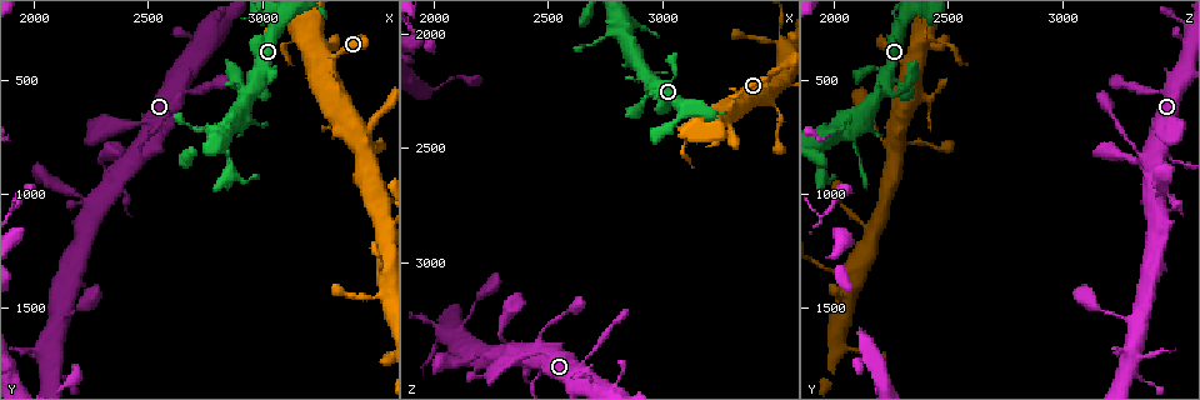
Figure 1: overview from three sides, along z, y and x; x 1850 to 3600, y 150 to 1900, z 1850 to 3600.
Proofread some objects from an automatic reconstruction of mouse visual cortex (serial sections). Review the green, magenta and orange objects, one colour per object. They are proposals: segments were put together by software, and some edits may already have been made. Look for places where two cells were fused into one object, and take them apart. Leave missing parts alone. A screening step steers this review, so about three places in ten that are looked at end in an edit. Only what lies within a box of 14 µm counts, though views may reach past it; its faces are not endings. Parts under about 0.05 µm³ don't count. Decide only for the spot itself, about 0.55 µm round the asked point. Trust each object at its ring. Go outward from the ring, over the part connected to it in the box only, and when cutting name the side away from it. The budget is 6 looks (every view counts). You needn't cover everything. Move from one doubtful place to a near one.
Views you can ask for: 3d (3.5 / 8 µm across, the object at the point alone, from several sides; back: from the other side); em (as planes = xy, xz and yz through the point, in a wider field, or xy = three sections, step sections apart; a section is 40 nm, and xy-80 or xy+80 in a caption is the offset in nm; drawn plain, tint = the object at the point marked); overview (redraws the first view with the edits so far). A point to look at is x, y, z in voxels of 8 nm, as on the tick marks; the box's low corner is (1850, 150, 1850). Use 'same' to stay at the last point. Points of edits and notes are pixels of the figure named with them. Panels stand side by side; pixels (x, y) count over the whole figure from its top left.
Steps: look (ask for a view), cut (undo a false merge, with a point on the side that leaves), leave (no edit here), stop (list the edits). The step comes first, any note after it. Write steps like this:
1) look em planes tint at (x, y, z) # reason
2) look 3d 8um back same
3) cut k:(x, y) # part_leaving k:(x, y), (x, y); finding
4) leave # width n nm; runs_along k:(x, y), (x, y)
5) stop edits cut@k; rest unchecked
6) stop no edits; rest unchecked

look 3d 3.5um at (2970, 510, 2220) # looks like a crossing

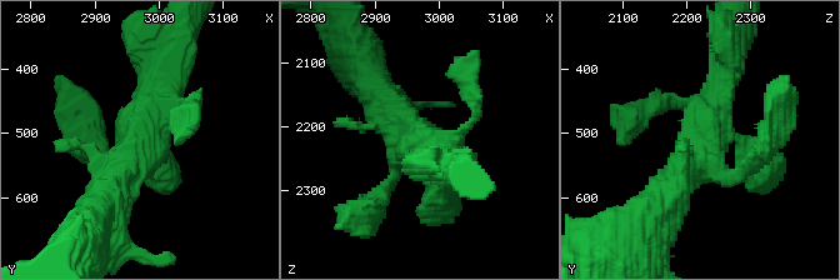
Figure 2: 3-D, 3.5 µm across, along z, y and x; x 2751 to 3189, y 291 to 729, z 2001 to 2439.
look em xy step 3 tint at (2970, 515, 2225) # need the tissue

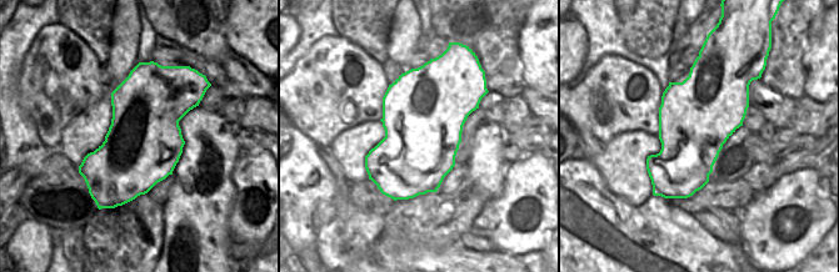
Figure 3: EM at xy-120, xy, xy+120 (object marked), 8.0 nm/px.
leave # continuous, no second cell

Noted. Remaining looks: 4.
look 3d 3.5um back at (3510, 1330, 1970) # calibre changes

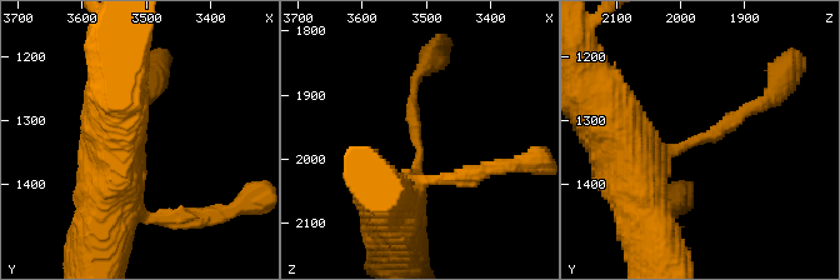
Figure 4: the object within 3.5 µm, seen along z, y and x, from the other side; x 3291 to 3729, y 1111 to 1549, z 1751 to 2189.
look em xy step 1 plain at (3515, 1335, 1980) # arm_widths 150, 700 nm; need the tissue

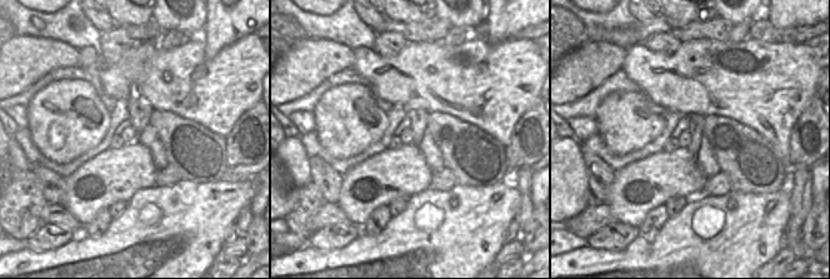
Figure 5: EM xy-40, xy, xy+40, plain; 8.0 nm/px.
look em xy step 1 tint same

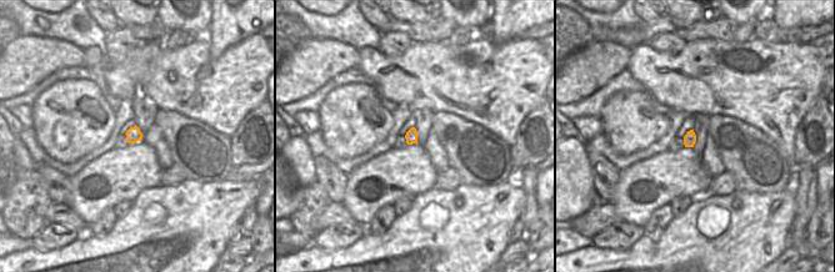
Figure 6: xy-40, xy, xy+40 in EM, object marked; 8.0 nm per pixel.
leave # width 100 nm; runs_along 4:(630, 170), (765, 104); continuous, no second cell

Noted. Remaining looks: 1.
stop no edits; rest unchecked

